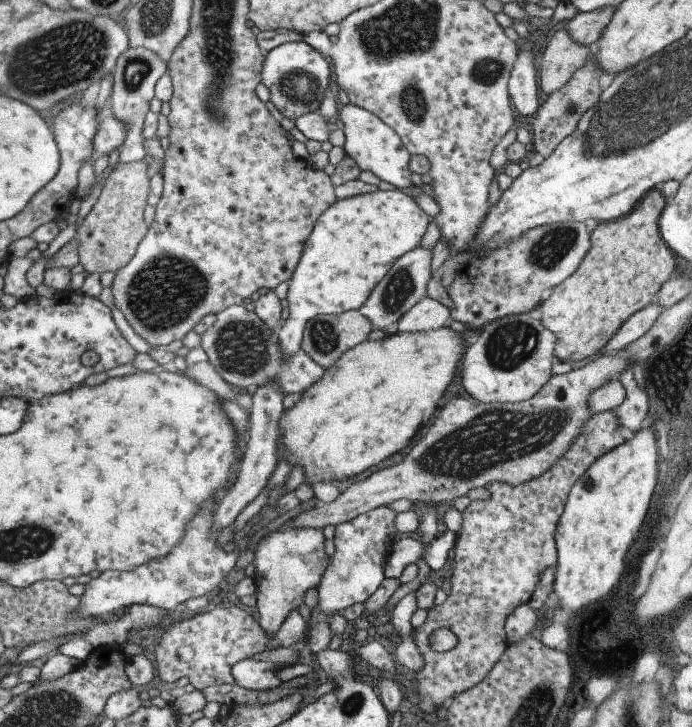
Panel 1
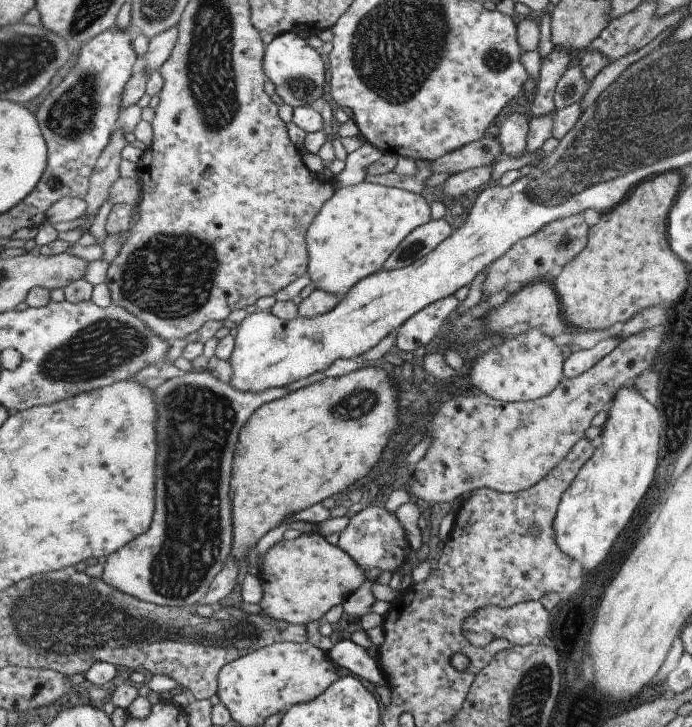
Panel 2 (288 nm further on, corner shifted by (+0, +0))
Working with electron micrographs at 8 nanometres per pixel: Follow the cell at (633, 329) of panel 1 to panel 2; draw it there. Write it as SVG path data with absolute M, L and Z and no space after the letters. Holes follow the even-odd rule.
M611 336L611 338L595 344L593 350L577 350L577 352L573 352L563 362L563 374L565 374L565 378L573 380L573 378L581 376L589 368L593 368L601 358L605 358L607 354L611 354L619 342L621 342L619 336Z

